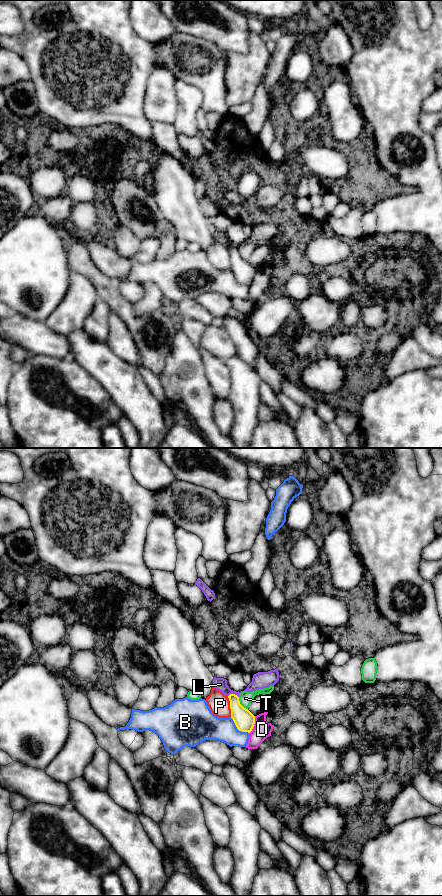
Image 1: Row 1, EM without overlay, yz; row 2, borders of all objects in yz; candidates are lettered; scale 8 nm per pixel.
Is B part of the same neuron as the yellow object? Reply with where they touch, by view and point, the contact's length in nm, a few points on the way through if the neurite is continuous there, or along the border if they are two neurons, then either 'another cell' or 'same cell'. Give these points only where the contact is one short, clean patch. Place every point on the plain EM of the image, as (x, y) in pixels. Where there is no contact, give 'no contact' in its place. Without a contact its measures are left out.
contact yz (238, 281); length 200 nm; border yz (230, 269), (239, 282), (249, 285); another cell

